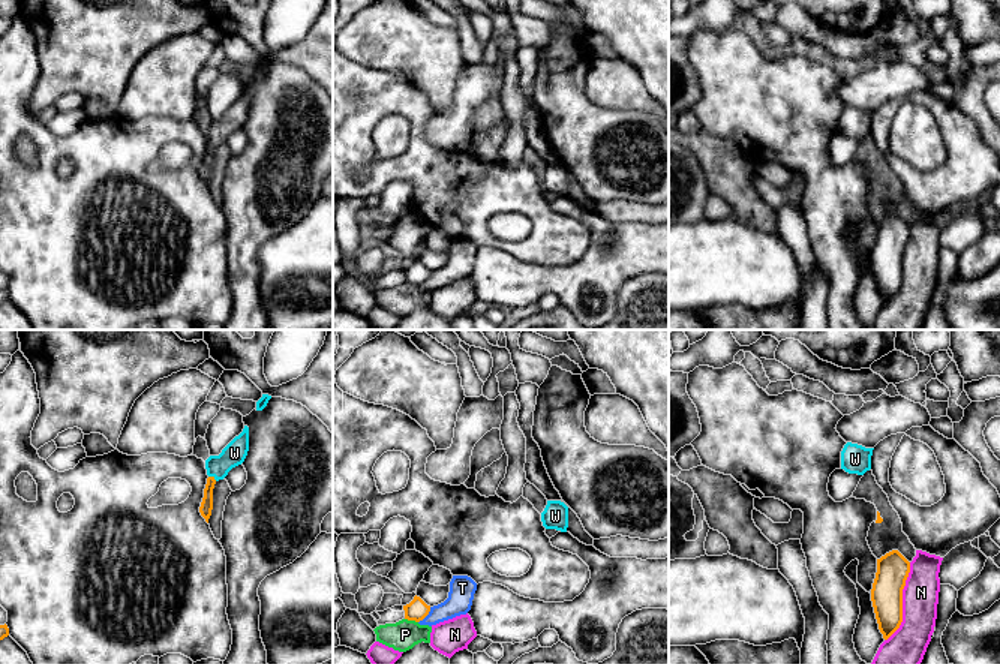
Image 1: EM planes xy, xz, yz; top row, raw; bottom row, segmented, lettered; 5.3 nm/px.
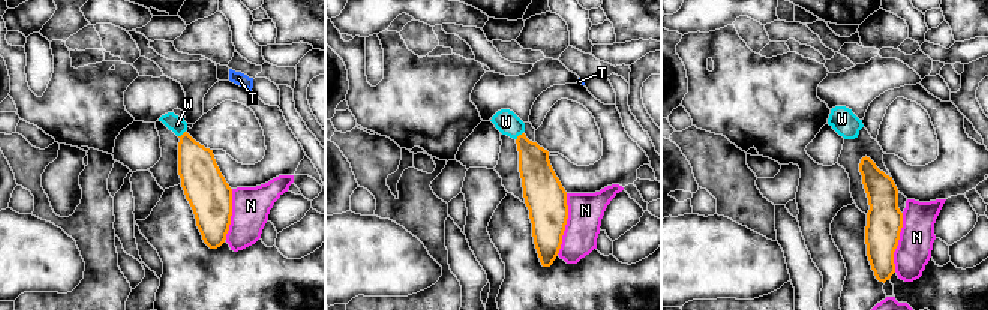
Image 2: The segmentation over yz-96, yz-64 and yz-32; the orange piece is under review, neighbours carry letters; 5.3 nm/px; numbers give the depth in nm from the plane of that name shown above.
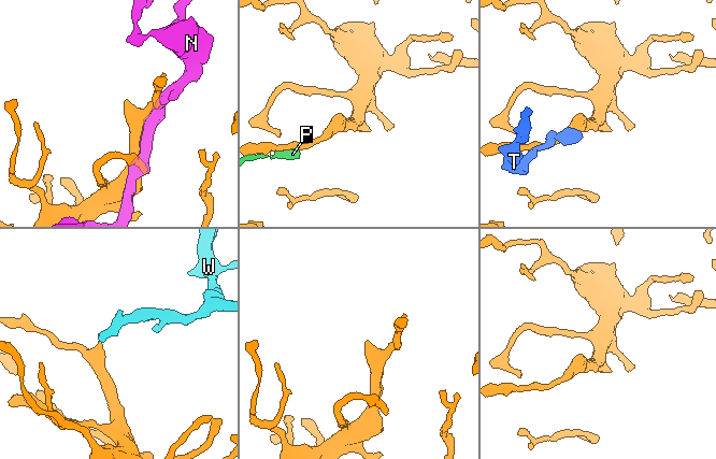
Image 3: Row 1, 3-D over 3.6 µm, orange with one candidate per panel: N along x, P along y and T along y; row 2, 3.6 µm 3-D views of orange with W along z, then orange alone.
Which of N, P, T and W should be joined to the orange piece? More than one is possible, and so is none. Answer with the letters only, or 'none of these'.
W

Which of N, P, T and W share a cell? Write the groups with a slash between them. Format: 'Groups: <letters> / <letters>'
Groups: N / P / T / W

